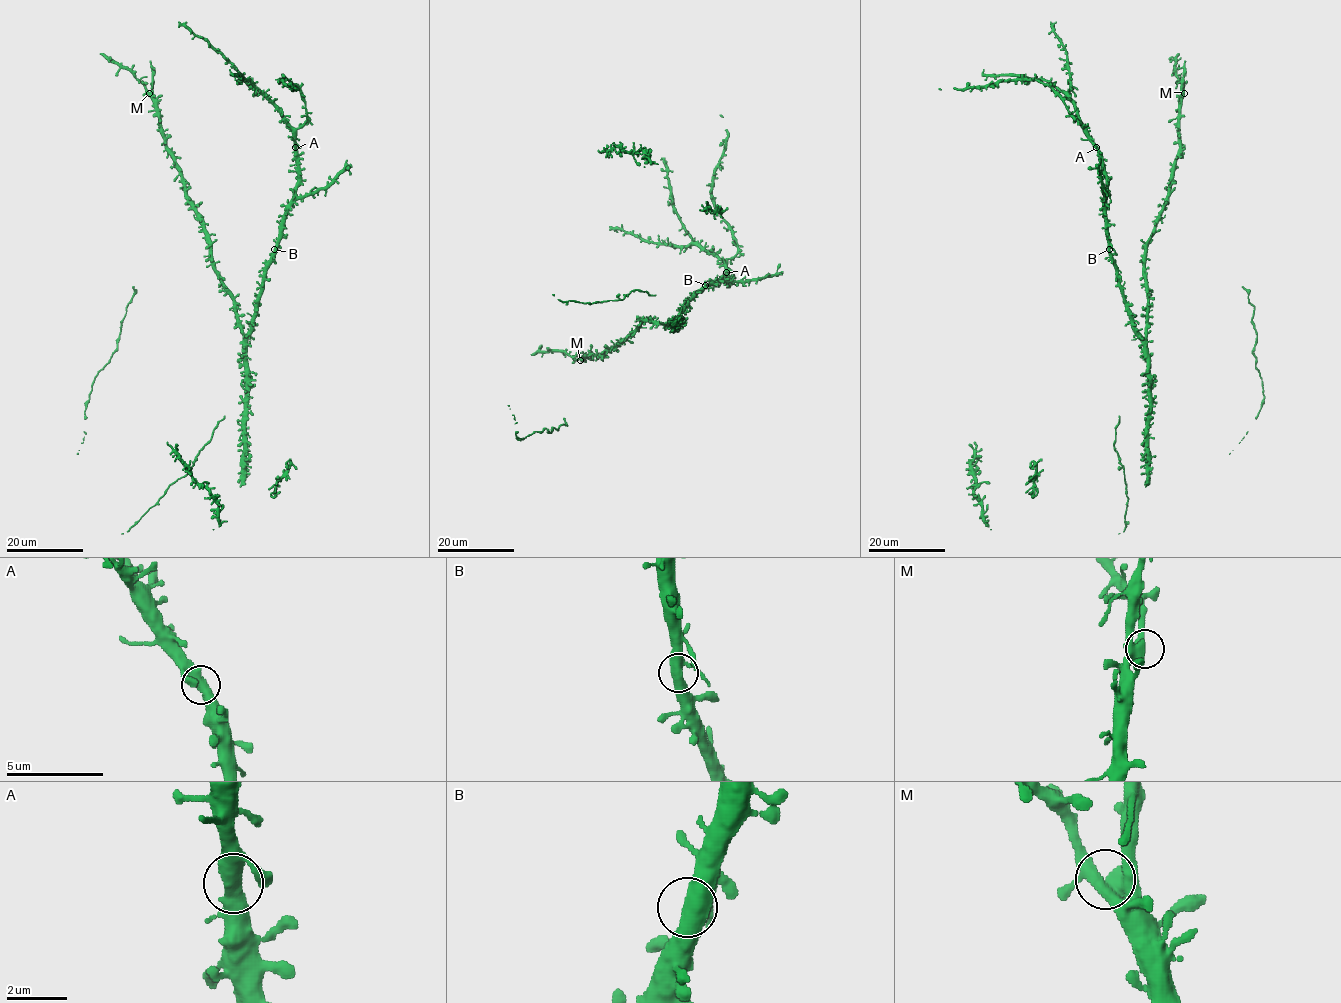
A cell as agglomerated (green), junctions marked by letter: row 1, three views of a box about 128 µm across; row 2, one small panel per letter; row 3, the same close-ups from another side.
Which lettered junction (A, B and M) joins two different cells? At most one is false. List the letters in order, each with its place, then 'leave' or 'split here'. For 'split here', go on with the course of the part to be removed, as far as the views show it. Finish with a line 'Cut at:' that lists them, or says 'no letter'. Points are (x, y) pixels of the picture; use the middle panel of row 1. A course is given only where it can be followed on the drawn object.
A: at (726, 272); leave
B: at (705, 285); leave
M: at (580, 360); leave
Cut at: no letter

